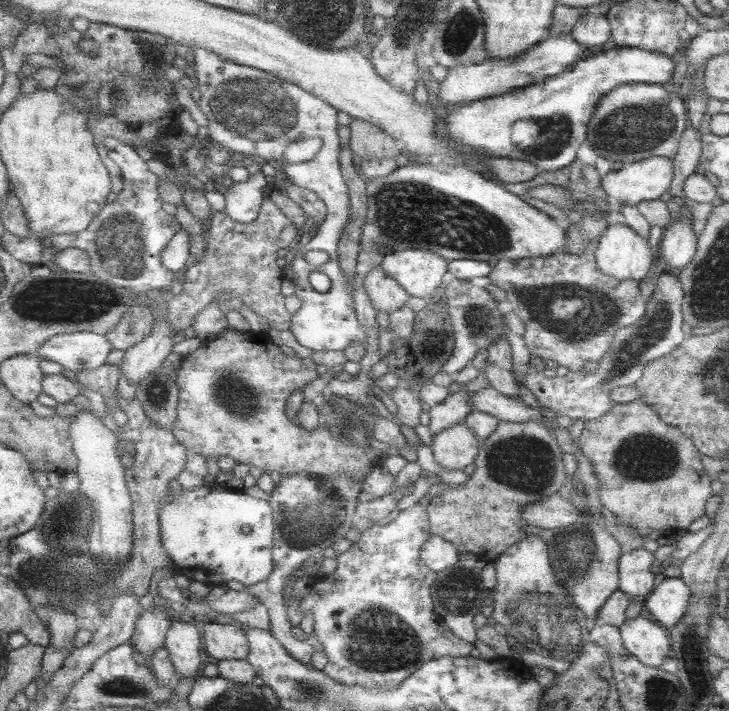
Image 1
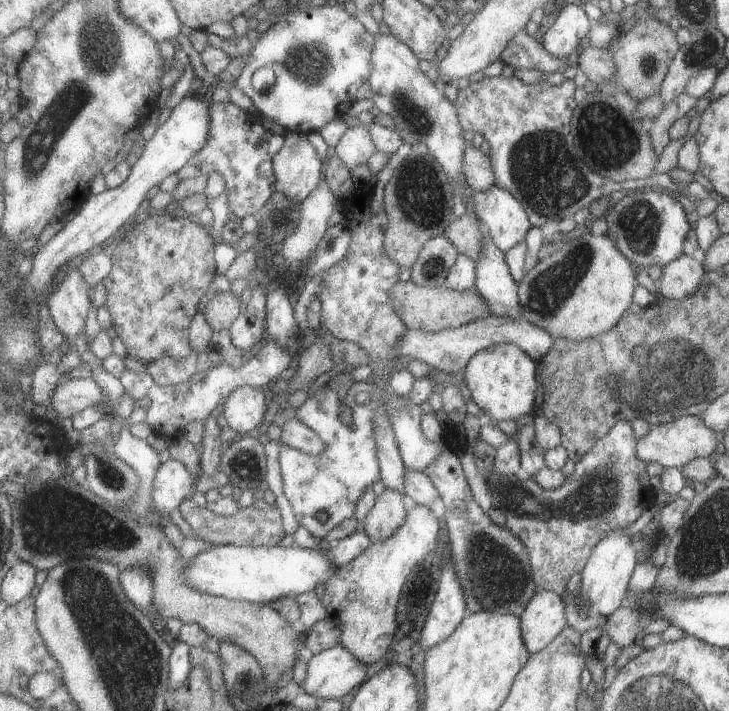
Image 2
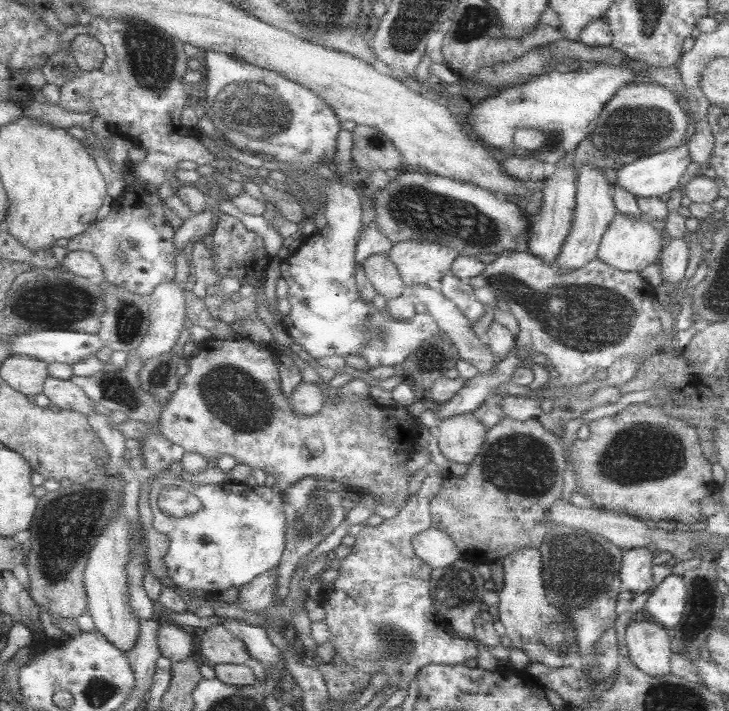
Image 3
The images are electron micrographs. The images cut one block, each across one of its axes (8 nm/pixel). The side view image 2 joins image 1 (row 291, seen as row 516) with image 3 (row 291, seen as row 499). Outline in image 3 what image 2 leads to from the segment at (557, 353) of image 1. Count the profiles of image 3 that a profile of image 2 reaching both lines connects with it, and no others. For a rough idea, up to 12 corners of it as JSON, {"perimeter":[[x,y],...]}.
{"perimeter":[[507,250],[467,282],[575,388],[661,352],[655,288]]}

